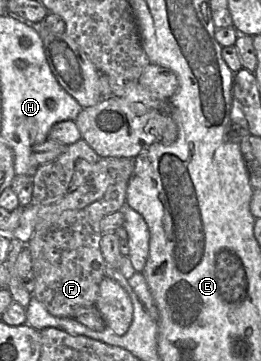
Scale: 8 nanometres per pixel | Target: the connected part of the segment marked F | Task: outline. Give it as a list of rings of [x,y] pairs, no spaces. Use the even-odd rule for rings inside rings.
[[[117,181],[107,189],[102,198],[88,206],[52,215],[36,225],[27,244],[32,255],[35,275],[35,288],[31,296],[39,300],[53,316],[75,319],[80,311],[96,306],[100,283],[106,276],[106,262],[100,248],[101,221],[110,213],[120,211],[126,204],[127,185],[127,181]]]

